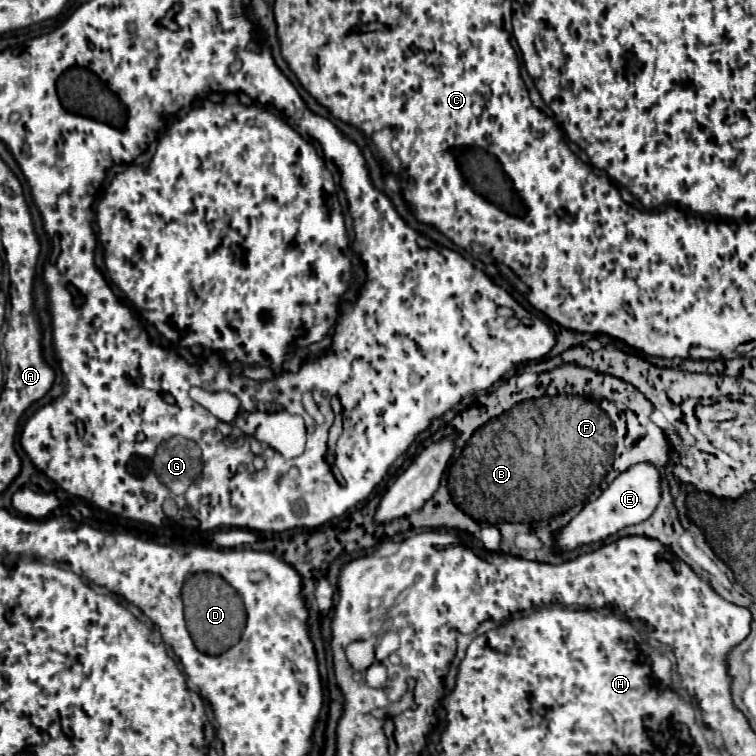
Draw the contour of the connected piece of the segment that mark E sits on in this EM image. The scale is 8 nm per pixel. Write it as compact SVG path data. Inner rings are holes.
M638 462L624 470L618 478L614 478L608 488L590 504L584 506L584 510L556 534L556 548L558 550L574 550L576 546L598 542L626 526L634 526L644 522L648 518L662 496L660 486L660 470L652 462Z

